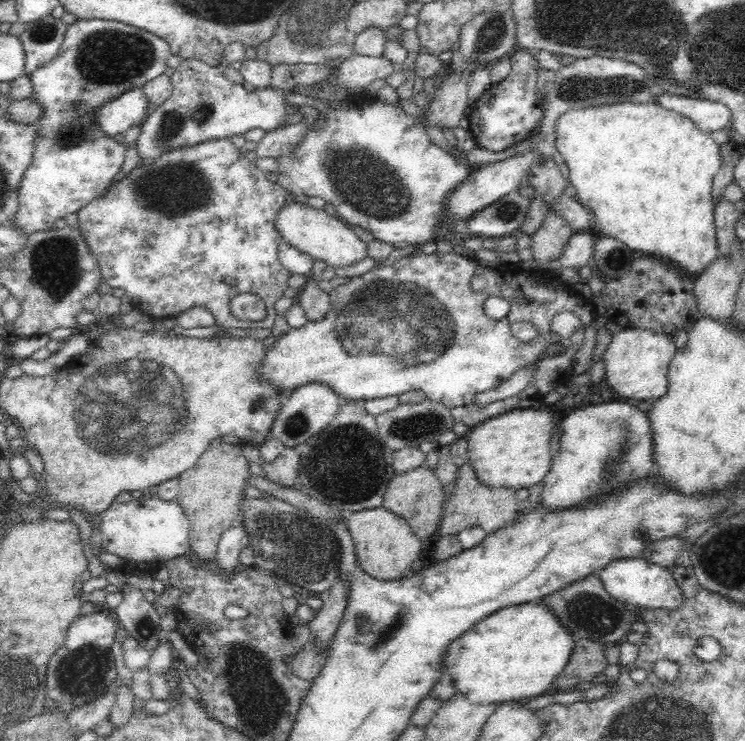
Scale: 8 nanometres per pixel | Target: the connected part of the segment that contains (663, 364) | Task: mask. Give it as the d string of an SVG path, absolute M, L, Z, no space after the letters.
M625 325L619 333L614 333L603 354L605 362L604 382L614 392L618 392L620 396L631 399L633 402L638 403L660 398L667 393L667 372L670 361L677 350L671 335L661 332L655 333L649 328Z

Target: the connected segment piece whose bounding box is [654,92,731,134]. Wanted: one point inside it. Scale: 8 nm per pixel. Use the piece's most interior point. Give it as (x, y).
(708, 116)

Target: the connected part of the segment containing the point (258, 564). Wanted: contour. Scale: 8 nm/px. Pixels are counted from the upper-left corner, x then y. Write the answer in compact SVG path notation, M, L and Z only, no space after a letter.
M245 498L241 502L244 529L250 535L249 545L254 552L255 568L272 573L284 584L305 594L329 590L339 578L341 548L336 530L313 518L290 503L272 499Z

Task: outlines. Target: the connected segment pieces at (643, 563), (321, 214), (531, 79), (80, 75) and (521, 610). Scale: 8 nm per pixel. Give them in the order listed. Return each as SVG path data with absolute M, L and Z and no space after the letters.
M642 556L612 561L602 570L599 570L598 575L610 596L622 602L630 602L630 604L636 604L636 606L643 606L648 609L666 610L680 609L685 603L682 587L676 583L676 579L669 567L650 562Z
M296 200L282 207L275 216L275 223L283 240L307 253L313 261L323 261L337 269L370 258L367 242L362 241L347 222L329 209L312 208L306 201Z
M519 50L515 56L511 55L510 74L500 82L492 82L486 88L472 105L472 115L465 123L473 132L475 142L490 152L504 150L512 142L530 138L543 116L542 98L536 88L541 67L528 52Z
M98 18L78 19L68 25L58 55L29 74L34 85L31 97L42 103L44 118L36 123L37 145L19 186L19 209L12 220L14 226L30 235L48 230L58 218L76 213L109 188L125 163L127 143L102 133L102 129L95 126L95 111L127 90L135 86L142 88L145 82L160 76L171 56L169 45L162 38L132 25Z
M540 600L505 606L449 644L443 670L474 704L529 700L553 690L554 679L568 664L575 640L557 614Z

